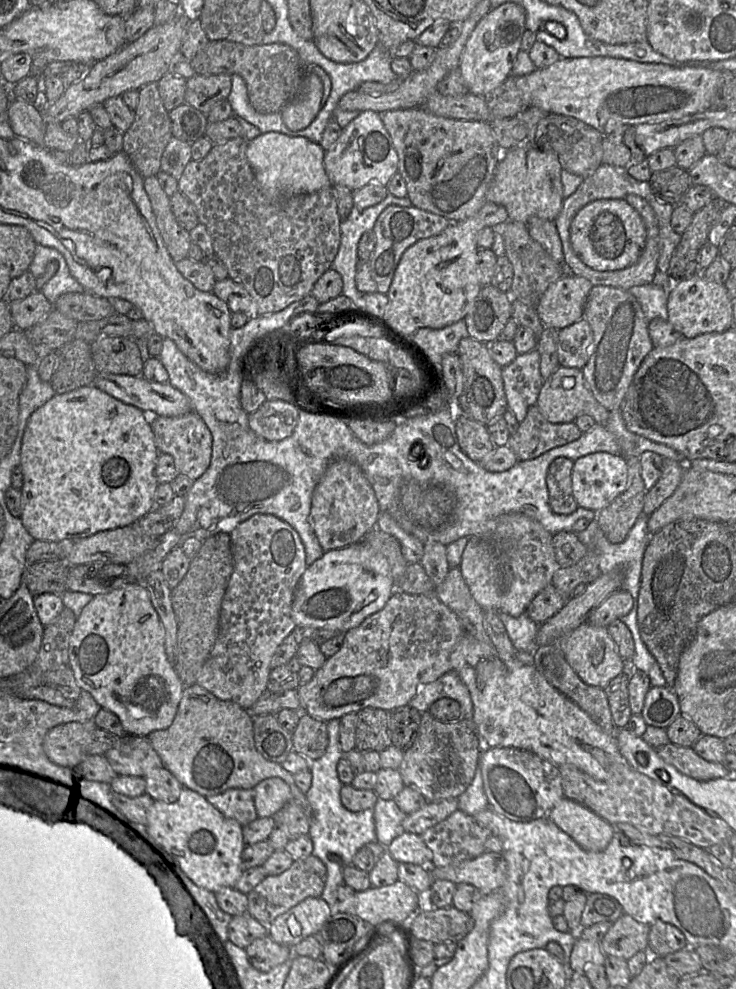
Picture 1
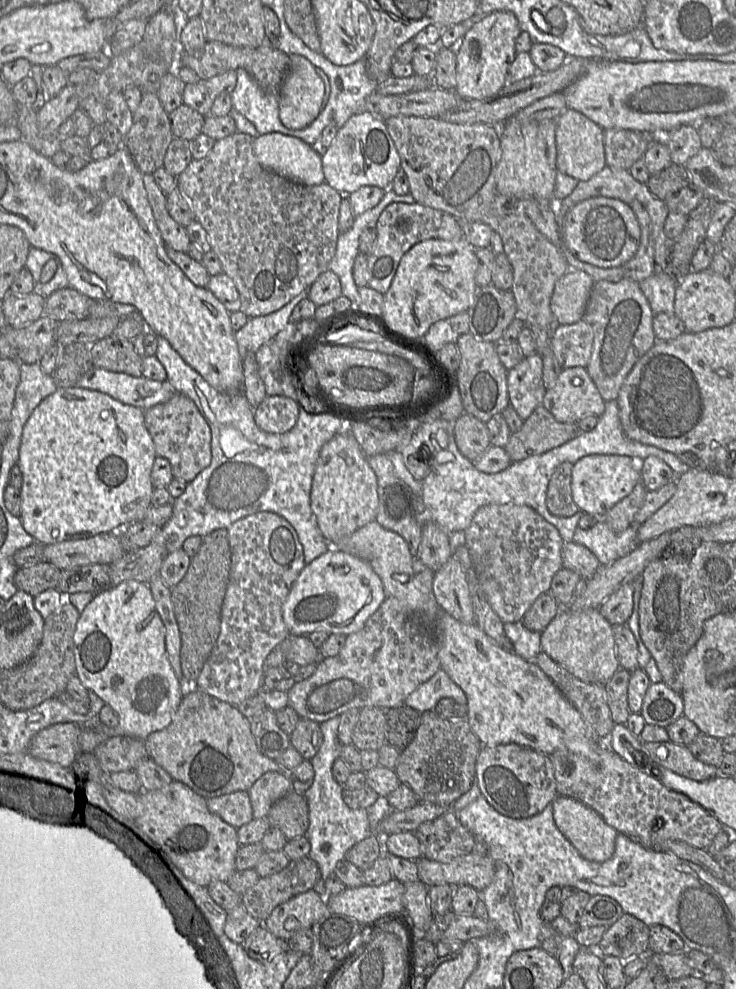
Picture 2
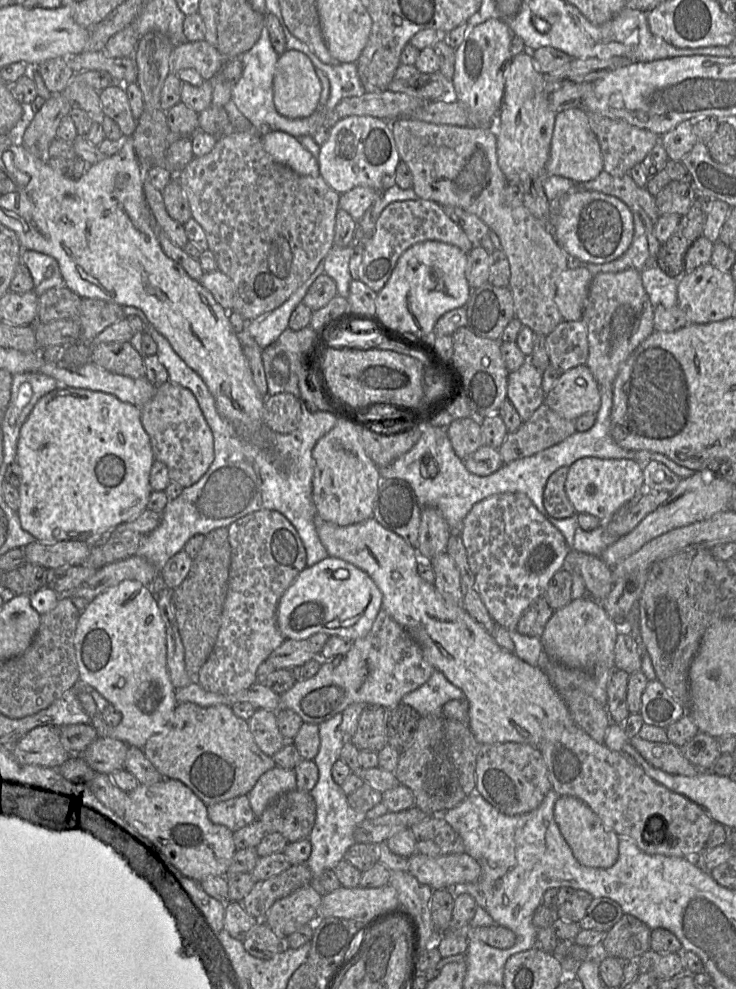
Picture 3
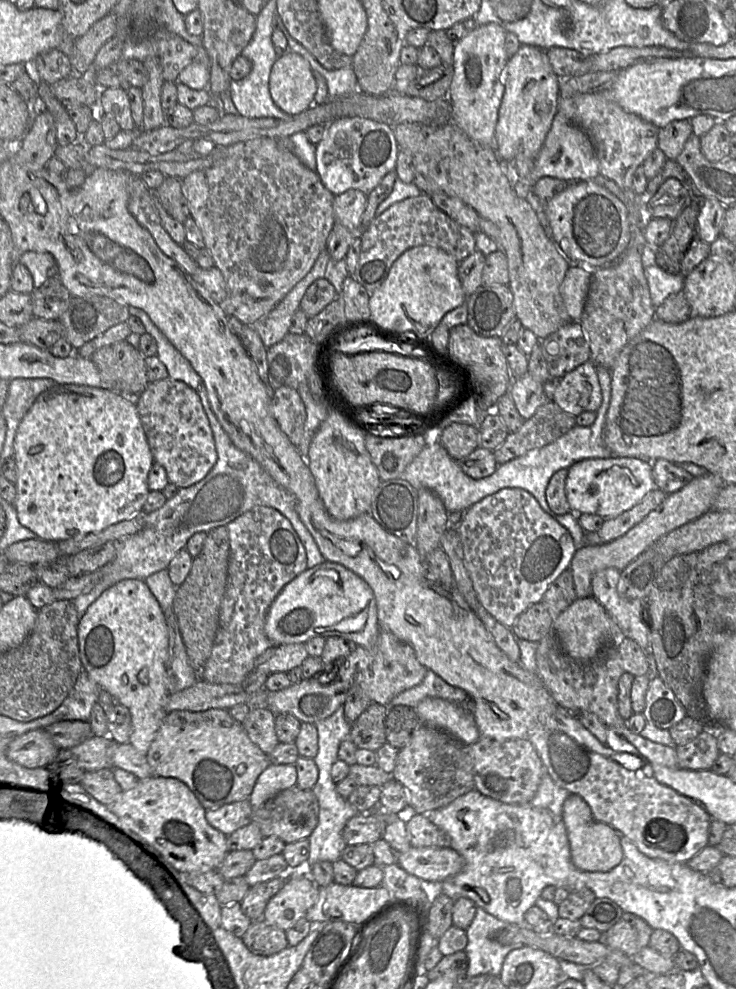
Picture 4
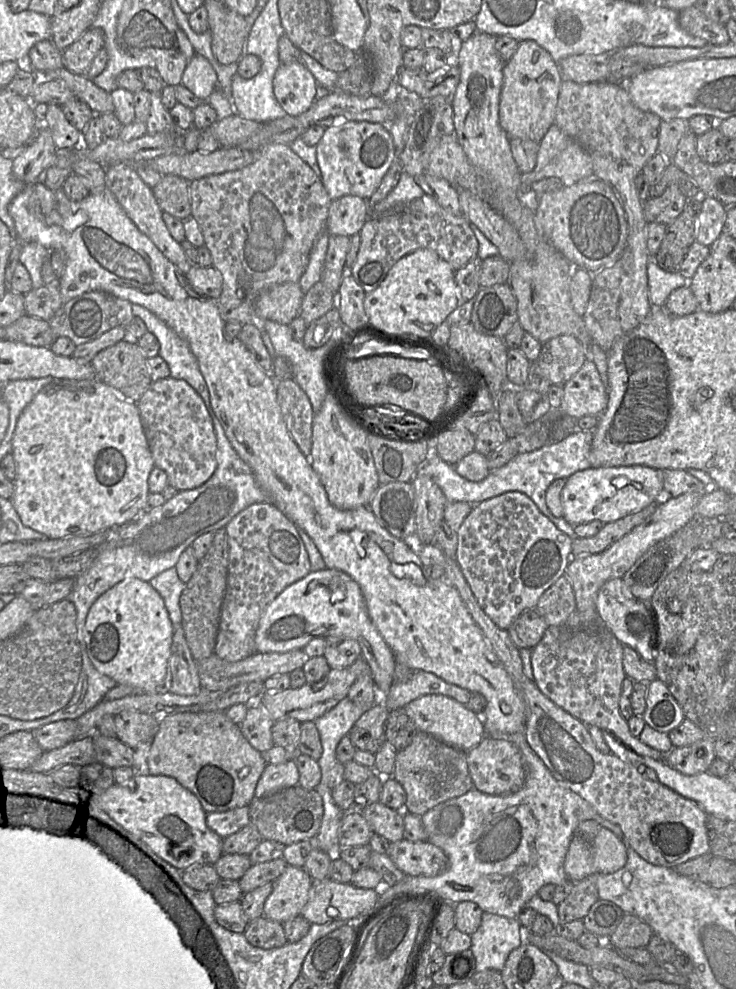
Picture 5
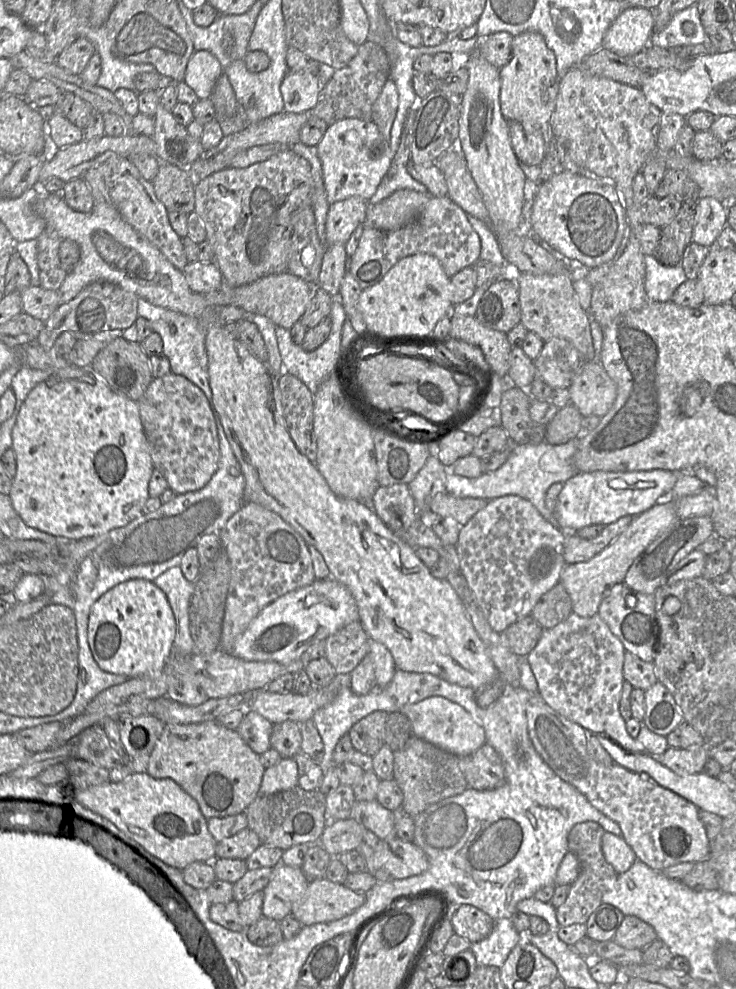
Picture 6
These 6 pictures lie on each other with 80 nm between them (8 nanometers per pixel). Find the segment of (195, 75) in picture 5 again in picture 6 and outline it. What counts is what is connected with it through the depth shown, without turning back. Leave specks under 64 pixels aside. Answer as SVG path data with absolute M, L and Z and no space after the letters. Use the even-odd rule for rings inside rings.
M199 50L190 57L183 81L200 100L210 99L214 86L223 73L224 69L211 52Z

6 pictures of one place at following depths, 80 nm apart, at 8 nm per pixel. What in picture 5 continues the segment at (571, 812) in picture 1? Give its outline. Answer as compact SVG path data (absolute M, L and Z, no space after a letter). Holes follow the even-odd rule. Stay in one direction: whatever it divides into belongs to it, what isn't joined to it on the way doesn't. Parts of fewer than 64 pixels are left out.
M601 827L591 843L574 835L564 861L568 881L578 882L593 874L611 874L627 862L627 844Z

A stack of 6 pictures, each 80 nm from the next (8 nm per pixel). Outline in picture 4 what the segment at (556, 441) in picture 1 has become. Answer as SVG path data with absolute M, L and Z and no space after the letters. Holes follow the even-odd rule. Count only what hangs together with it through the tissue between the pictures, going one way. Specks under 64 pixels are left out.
M553 401L540 406L534 415L523 421L515 432L509 432L504 442L495 449L498 465L542 448L566 434L576 425L576 417L564 412Z

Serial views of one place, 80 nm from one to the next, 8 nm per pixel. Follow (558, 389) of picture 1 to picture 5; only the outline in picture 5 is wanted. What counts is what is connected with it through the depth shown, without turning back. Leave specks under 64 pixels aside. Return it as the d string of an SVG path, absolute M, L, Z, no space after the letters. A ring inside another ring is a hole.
M588 358L582 367L563 385L560 410L575 419L600 416L608 404L608 390L595 363Z

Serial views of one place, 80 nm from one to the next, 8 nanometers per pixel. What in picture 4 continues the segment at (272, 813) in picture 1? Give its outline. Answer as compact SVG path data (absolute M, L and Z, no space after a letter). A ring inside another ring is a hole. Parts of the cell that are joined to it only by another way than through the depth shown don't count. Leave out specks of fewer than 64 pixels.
M270 764L258 777L249 803L253 809L281 791L297 785L297 771L294 764Z

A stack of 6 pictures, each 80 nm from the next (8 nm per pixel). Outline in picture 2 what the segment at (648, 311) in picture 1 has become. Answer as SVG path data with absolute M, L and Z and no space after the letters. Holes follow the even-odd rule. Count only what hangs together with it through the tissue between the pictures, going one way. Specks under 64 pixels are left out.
M654 273L638 282L647 298L653 316L659 313L674 314L674 298L677 283L666 273Z

